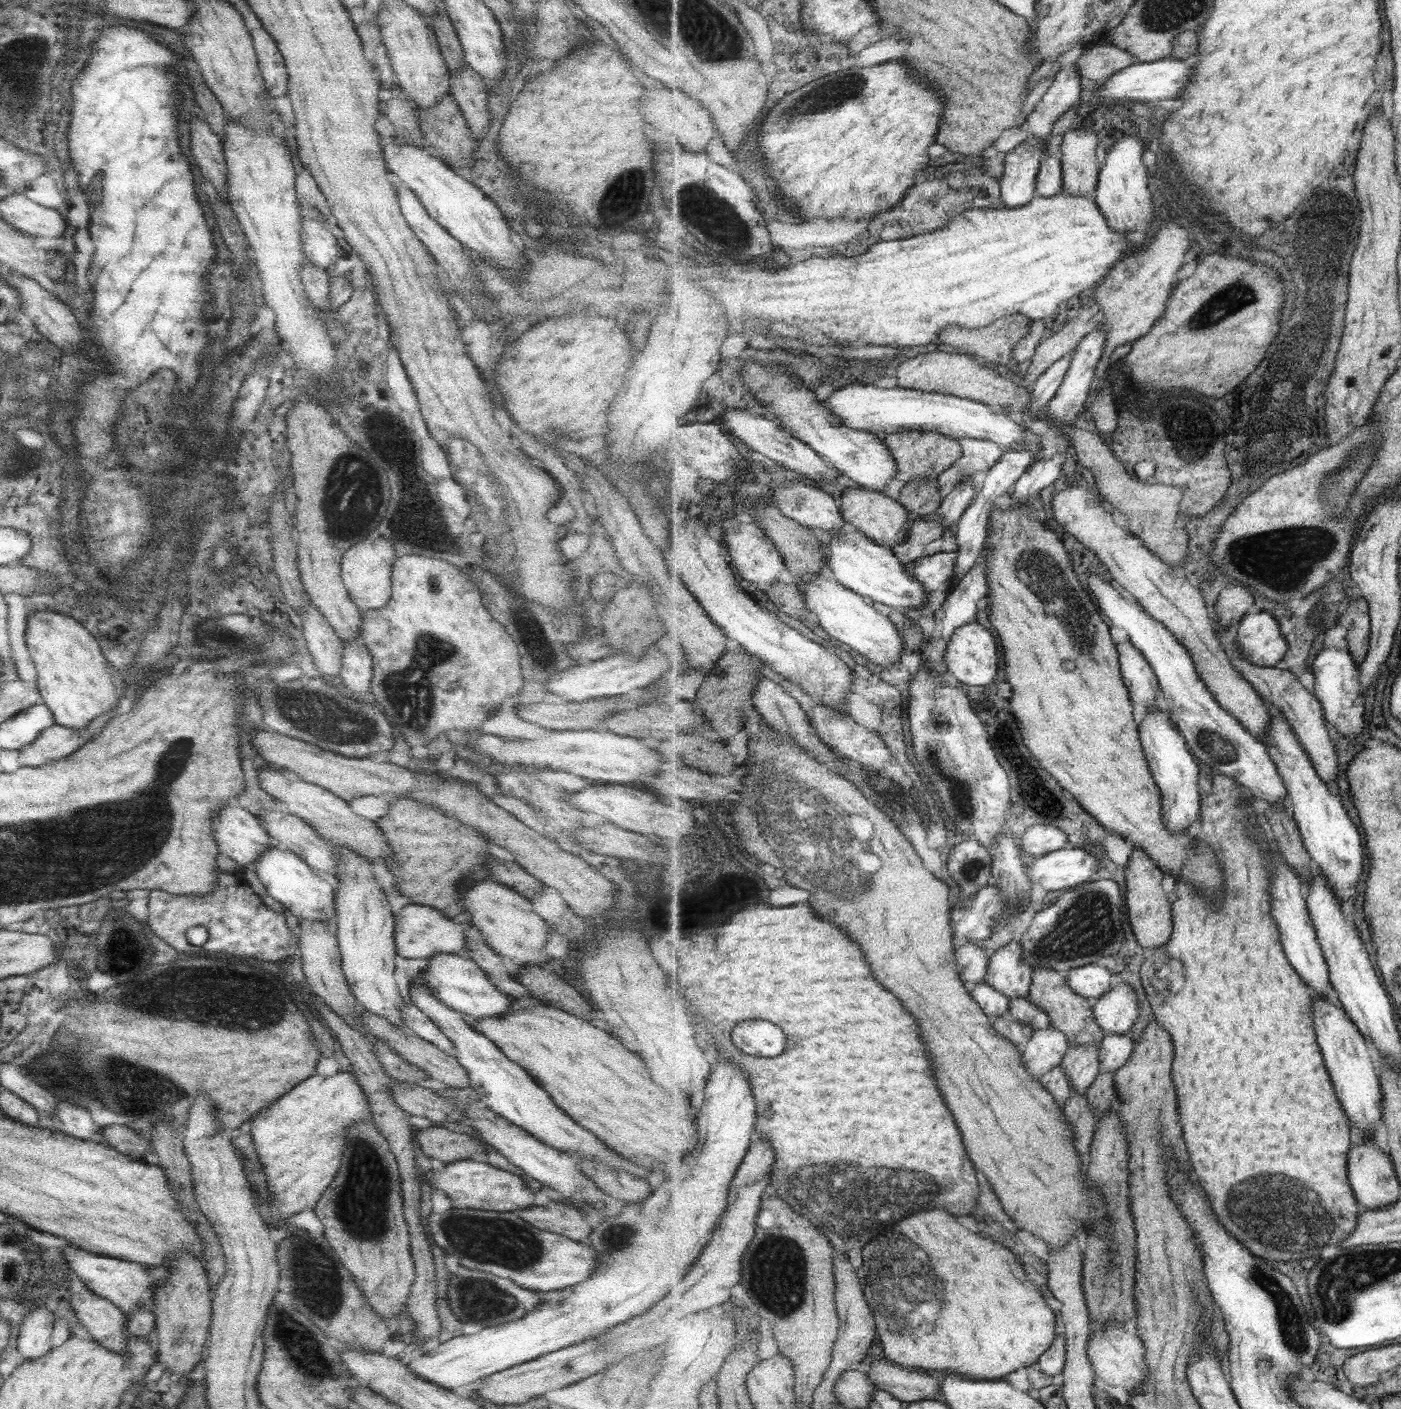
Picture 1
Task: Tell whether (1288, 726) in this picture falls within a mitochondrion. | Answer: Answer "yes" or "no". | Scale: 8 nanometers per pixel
no

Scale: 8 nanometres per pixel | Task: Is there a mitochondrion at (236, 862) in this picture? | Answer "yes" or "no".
no

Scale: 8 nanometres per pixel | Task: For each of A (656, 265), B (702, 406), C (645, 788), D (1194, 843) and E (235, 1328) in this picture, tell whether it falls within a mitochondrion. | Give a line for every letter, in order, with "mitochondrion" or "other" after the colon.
A: other
B: other
C: other
D: other
E: other

